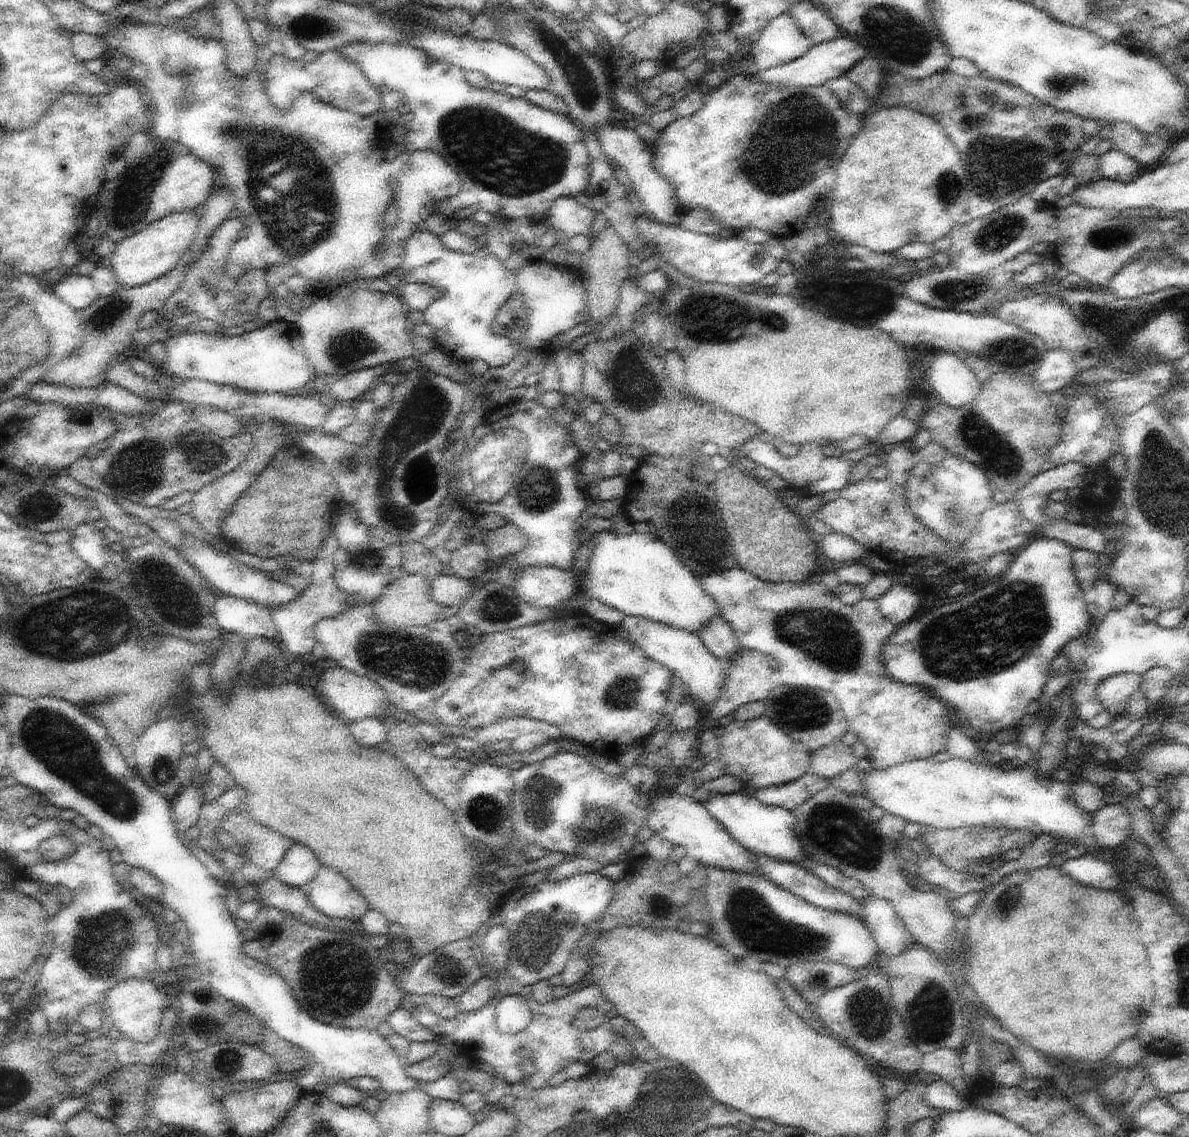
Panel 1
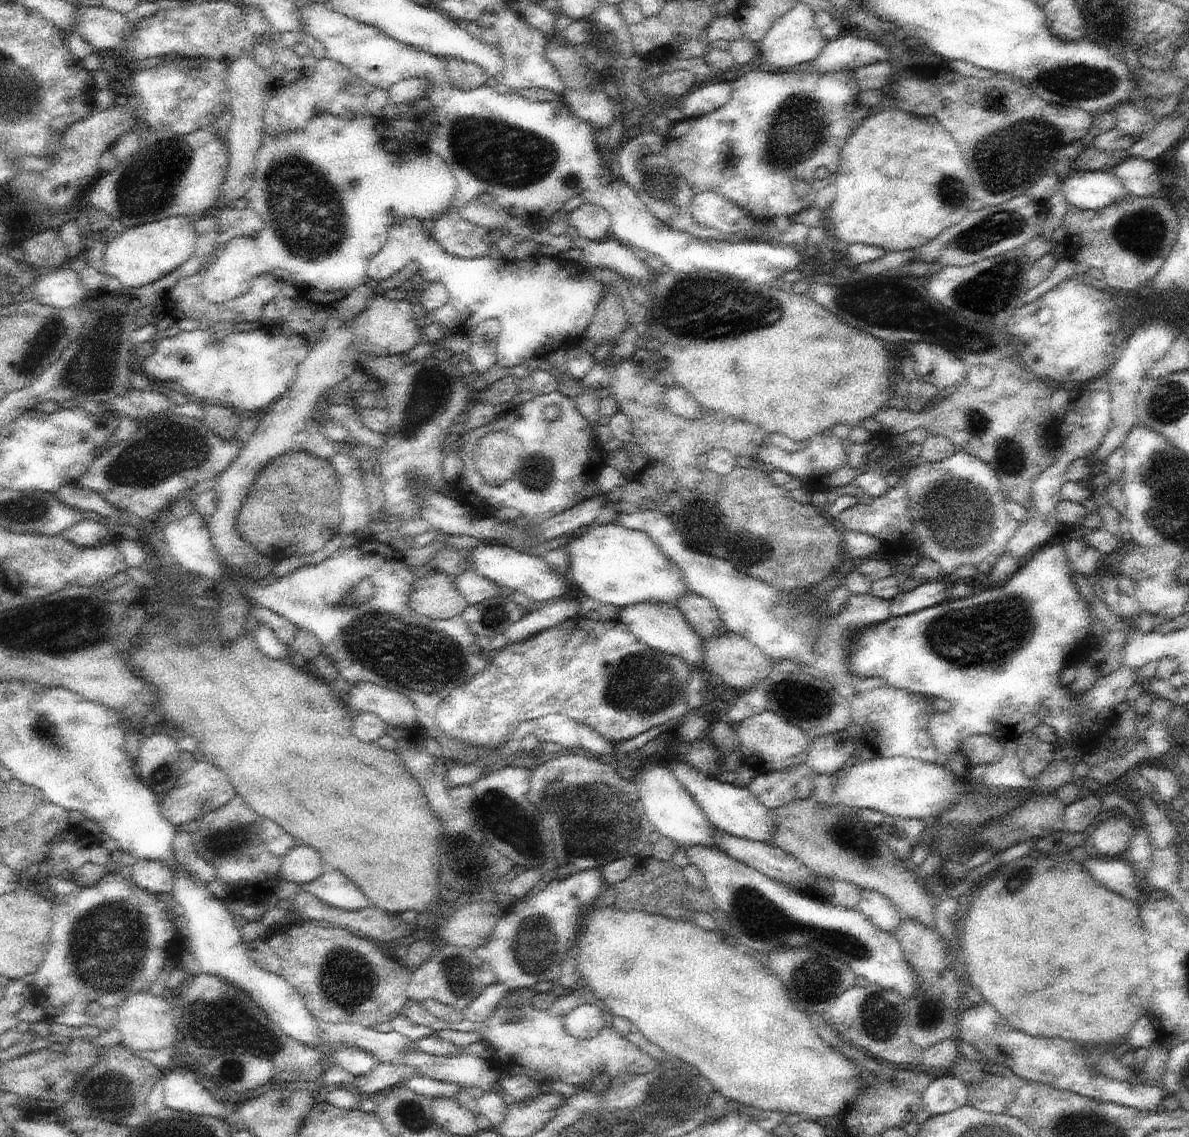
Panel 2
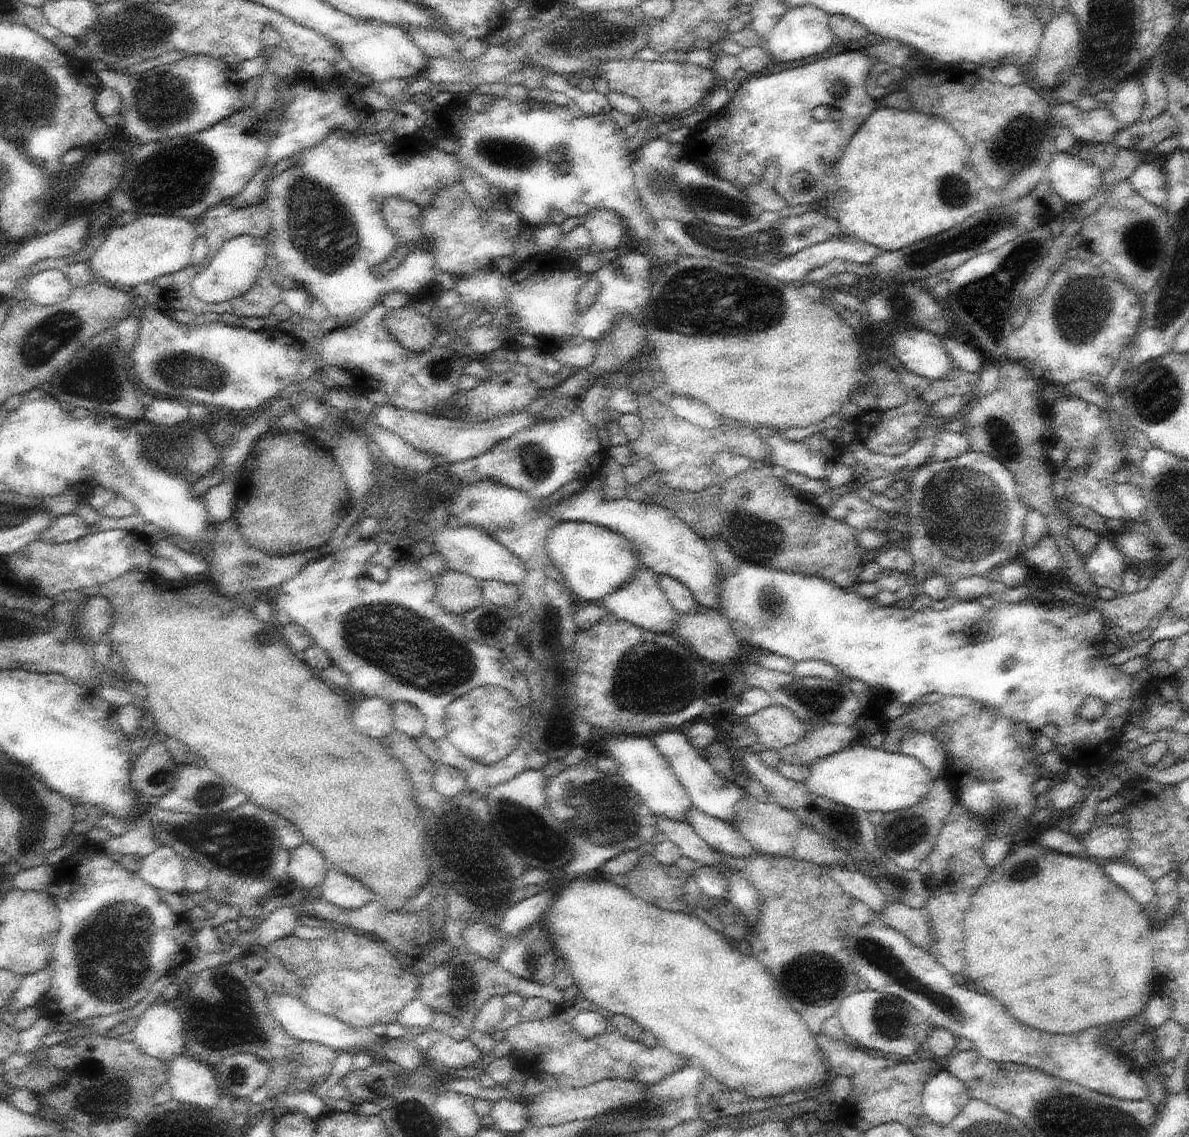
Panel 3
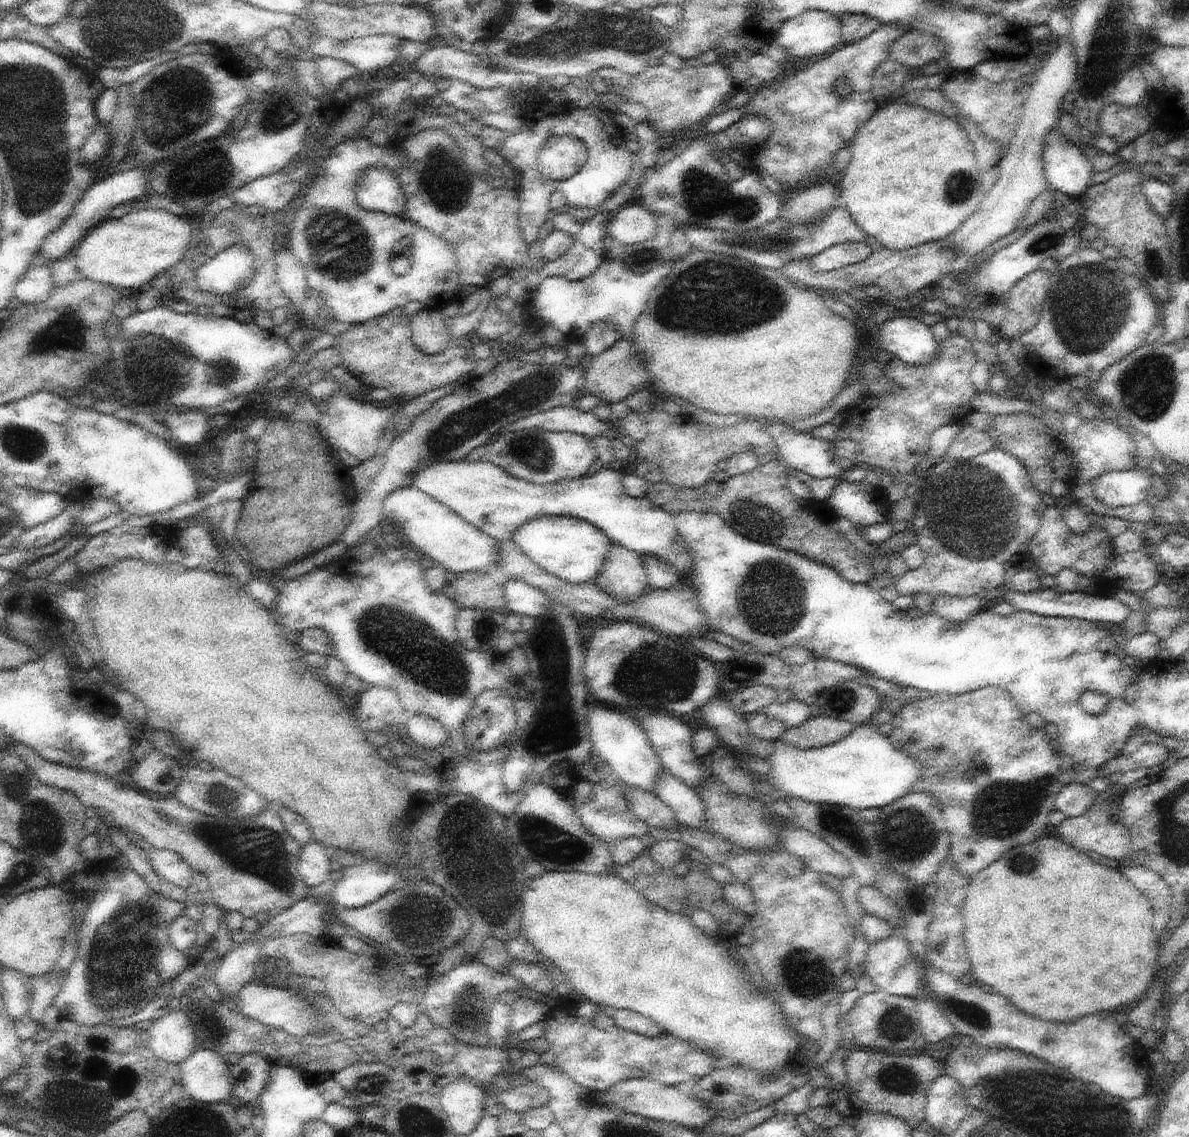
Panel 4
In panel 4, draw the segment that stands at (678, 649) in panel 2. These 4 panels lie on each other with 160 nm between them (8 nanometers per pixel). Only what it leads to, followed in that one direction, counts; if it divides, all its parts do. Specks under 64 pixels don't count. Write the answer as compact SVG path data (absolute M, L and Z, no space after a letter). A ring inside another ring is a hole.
M616 543L611 544L607 561L594 581L604 592L621 601L635 601L650 587L641 556Z

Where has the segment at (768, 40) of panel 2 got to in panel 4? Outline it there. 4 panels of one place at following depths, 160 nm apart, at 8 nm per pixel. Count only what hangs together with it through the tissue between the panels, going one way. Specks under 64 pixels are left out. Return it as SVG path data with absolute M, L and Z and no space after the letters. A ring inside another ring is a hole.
M807 10L779 26L774 37L793 56L824 56L844 45L842 23L837 15L823 10Z

